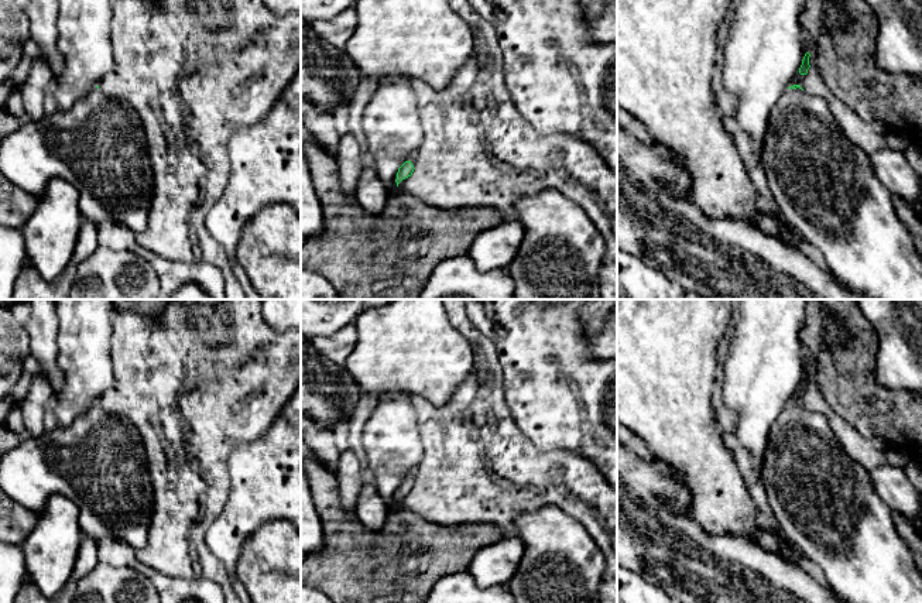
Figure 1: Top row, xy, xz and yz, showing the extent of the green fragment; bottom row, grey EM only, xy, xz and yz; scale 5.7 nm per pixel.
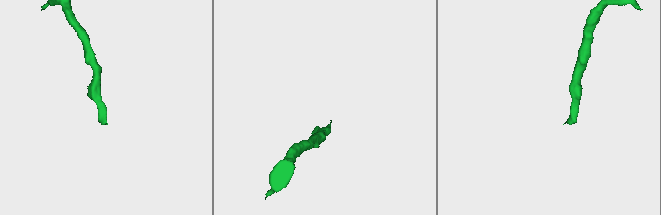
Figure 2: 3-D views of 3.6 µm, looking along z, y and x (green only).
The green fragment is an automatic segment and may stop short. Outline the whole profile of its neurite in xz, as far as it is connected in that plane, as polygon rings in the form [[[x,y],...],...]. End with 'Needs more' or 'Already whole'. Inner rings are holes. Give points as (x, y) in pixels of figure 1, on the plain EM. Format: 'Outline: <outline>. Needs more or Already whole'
Outline: [[[412,469],[412,470],[409,470],[409,472],[405,474],[404,480],[398,484],[397,496],[395,496],[397,503],[398,503],[398,500],[400,500],[402,496],[405,496],[405,494],[408,494],[408,493],[412,491],[412,489],[414,489],[414,486],[415,486],[415,482],[417,482],[417,469]]]. Needs more

